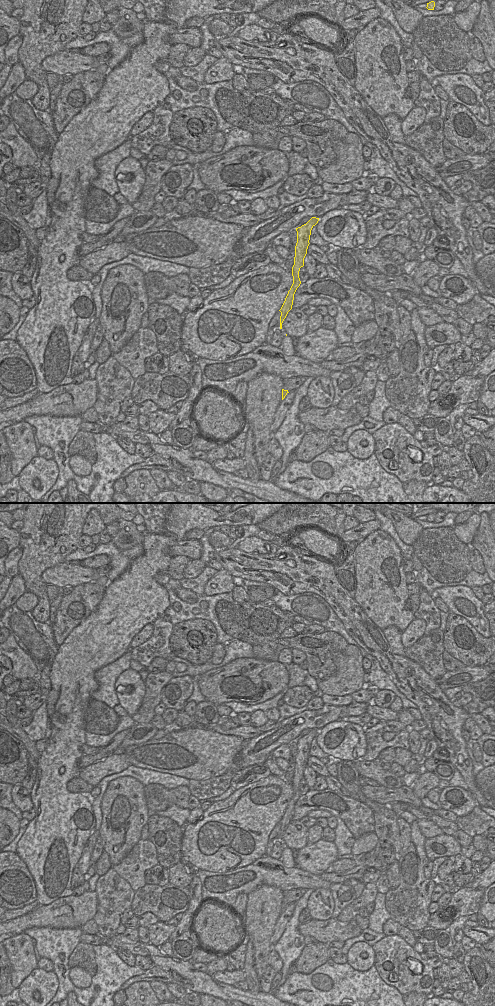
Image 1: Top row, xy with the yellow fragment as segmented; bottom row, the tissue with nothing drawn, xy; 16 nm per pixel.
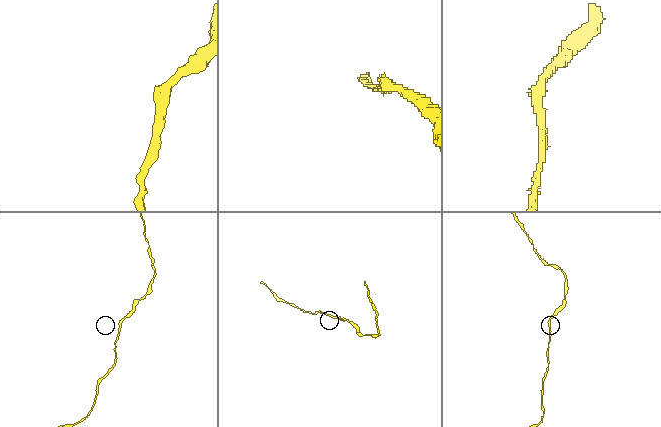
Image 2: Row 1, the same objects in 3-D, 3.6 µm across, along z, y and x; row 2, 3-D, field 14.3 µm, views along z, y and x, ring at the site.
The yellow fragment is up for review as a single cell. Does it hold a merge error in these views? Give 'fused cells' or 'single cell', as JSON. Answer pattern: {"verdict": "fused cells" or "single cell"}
{"verdict": "single cell"}

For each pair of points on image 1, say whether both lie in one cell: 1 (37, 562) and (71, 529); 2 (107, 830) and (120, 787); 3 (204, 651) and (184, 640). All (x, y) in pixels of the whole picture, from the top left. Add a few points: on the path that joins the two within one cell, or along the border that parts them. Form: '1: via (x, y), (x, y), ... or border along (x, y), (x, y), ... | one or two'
1: via (46, 553), (64, 537) | one
2: via (109, 819), (120, 808), (120, 798) | one
3: via (199, 653), (188, 645) | one

